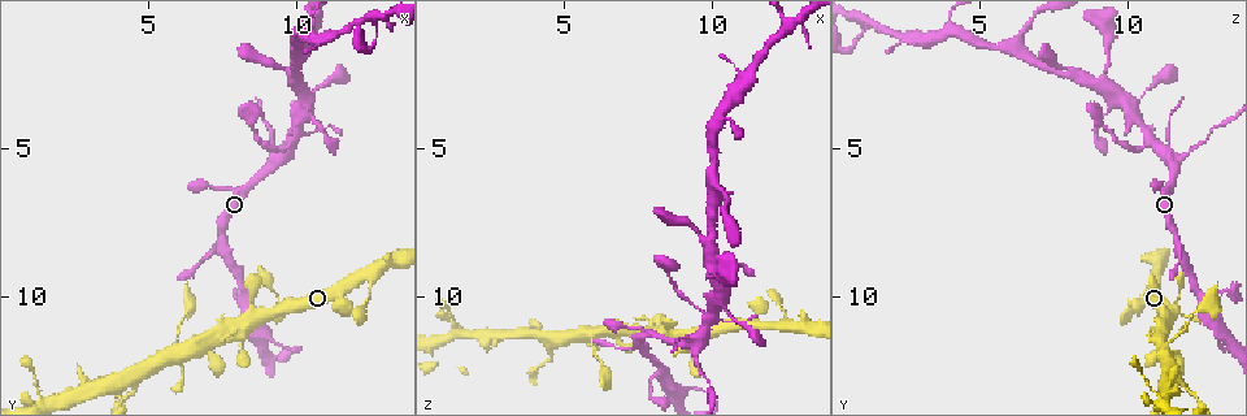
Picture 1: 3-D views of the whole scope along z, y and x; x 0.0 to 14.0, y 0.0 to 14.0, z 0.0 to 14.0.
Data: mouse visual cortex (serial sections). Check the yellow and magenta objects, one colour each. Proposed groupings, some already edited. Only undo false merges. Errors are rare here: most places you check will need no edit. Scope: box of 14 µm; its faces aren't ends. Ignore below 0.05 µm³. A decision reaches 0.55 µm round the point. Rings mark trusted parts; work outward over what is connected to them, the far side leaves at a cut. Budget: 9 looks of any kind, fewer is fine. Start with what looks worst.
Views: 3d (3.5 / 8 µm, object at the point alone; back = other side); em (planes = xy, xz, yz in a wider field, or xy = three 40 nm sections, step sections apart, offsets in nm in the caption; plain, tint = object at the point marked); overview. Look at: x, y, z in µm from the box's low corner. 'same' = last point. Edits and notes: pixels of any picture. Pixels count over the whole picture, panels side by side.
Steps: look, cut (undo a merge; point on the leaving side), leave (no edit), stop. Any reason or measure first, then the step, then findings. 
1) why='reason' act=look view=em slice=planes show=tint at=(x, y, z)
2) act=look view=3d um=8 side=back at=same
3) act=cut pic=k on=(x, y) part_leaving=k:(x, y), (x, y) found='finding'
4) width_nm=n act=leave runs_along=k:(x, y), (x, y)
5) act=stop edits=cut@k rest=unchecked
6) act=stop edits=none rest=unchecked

why='side arm on a straight run' act=look view=3d um=3.5 at=(9.8, 4.7, 10.9)

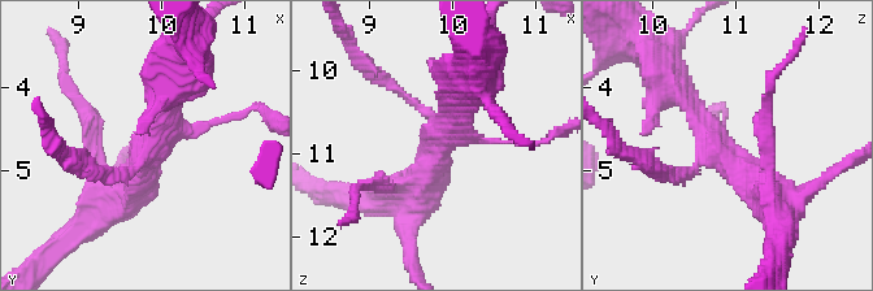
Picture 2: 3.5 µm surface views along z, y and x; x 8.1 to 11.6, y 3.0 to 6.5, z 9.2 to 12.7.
why='need the tissue' act=look view=em slice=xy step=3 show=tint at=(9.90, 4.80, 10.80)

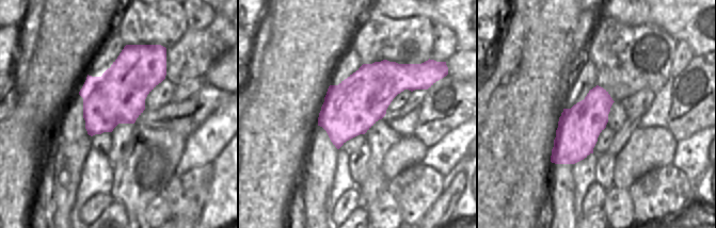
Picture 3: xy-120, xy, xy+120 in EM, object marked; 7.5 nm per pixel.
act=leave runs_along=2:(777, 203), (674, 87) found='one cell here'

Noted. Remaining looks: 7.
why='sudden change in width' act=look view=3d um=3.5 at=(9.3, 10.0, 11.7)

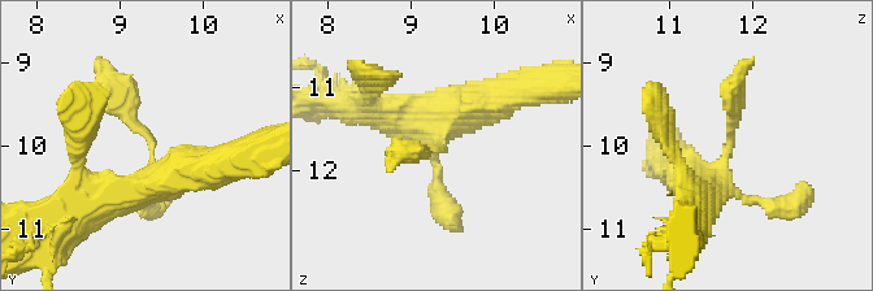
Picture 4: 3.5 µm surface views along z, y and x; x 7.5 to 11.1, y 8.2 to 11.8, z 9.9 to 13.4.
act=look view=em slice=xy step=5 show=tint at=(9.40, 10.05, 11.70)

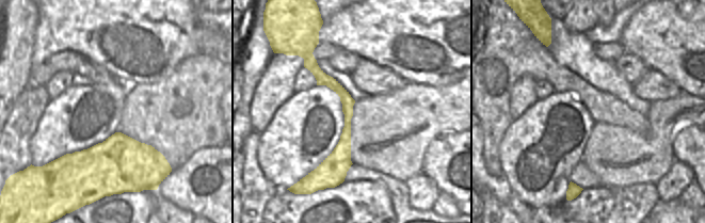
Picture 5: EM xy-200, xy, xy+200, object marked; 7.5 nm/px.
act=leave runs_along=4:(183, 169), (152, 182), (152, 142), (108, 78) found='continuous, no second cell'

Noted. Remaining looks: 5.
act=look view=3d um=3.5 at=(10.1, 1.7, 6.3)

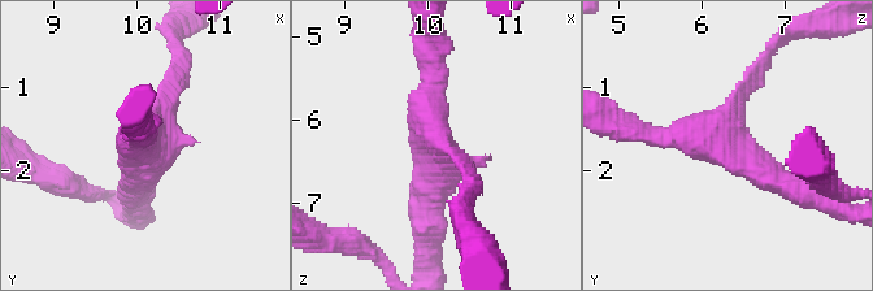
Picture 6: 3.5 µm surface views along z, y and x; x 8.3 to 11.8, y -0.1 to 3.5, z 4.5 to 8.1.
act=look view=em slice=xy step=3 show=tint at=(10.10, 1.75, 6.30)

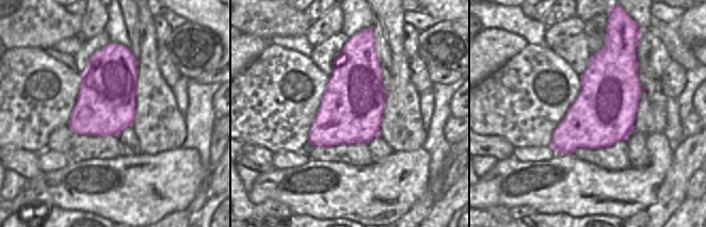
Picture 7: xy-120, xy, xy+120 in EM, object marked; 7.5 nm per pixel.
act=leave runs_along=6:(794, 190), (711, 138), (645, 134) found='continuous, no second cell'

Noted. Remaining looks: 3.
why='abrupt turn' act=look view=3d um=3.5 side=back at=(7.9, 9.8, 13.2)

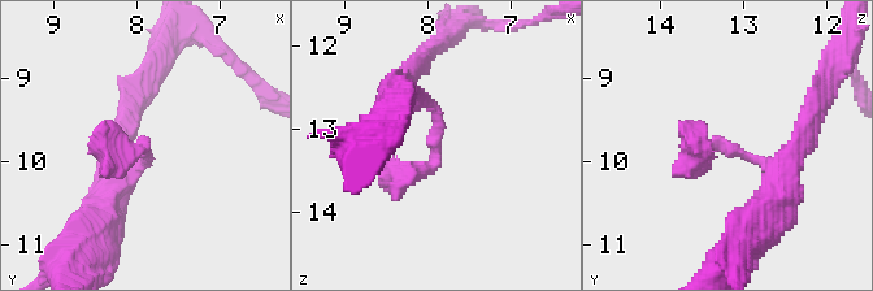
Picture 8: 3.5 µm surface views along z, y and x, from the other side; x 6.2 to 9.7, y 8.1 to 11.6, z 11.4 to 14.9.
act=look view=em slice=xy step=2 show=tint at=(7.85, 9.85, 13.20)

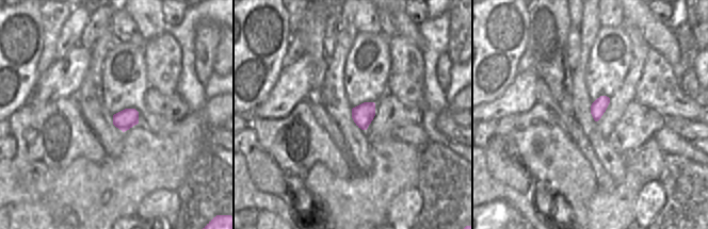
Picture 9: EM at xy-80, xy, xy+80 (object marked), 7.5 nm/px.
act=leave runs_along=8:(400, 83), (392, 200) found='one cell here'

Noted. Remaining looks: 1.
act=stop edits=none rest=unchecked

